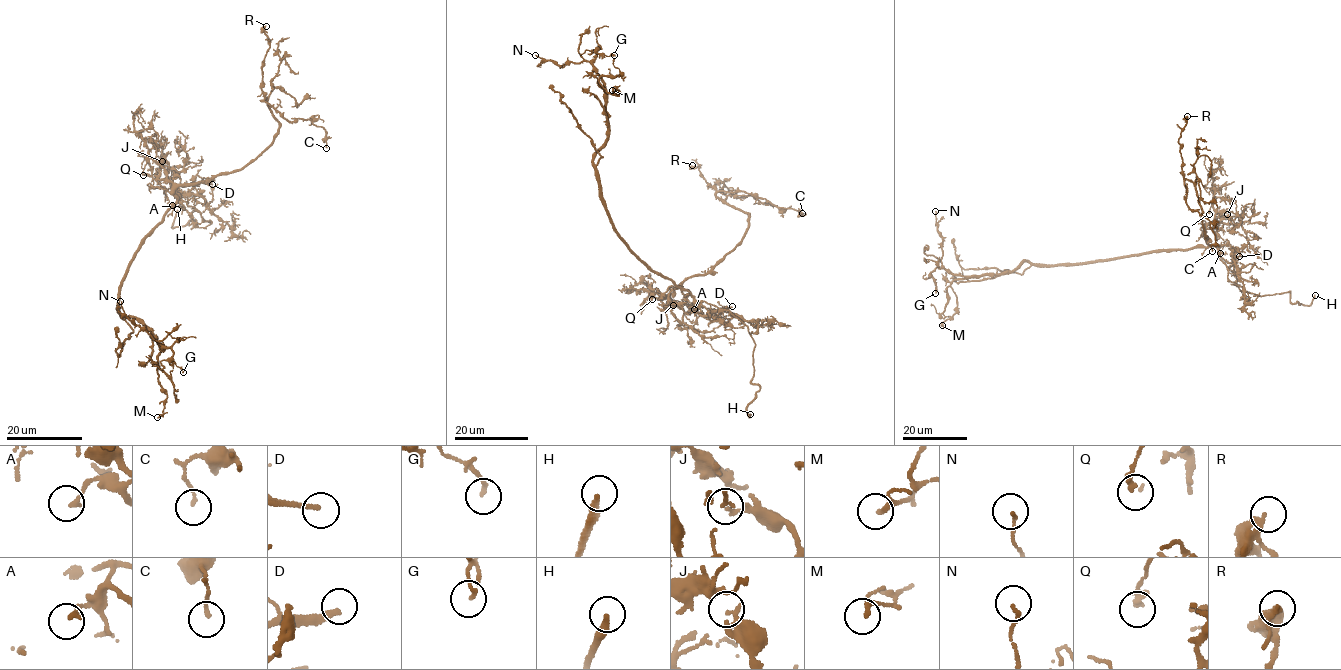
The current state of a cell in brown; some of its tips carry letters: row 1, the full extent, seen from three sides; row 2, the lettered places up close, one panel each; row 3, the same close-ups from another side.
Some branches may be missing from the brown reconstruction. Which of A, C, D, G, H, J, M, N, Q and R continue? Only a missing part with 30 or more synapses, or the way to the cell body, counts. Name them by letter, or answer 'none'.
D, H

